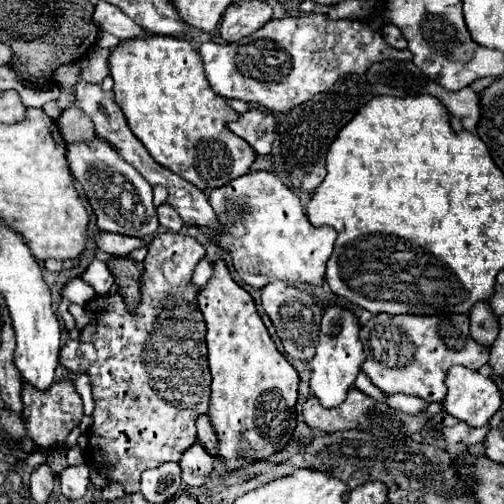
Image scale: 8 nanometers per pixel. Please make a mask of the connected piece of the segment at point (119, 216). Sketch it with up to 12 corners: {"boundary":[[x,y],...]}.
{"boundary":[[105,140],[65,142],[99,230],[159,228],[147,180]]}

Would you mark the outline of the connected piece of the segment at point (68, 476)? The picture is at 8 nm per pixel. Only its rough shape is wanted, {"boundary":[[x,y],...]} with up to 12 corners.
{"boundary":[[87,464],[69,466],[61,474],[61,490],[69,500],[89,488]]}

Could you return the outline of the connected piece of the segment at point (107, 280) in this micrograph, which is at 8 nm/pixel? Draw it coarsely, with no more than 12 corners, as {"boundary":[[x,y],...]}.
{"boundary":[[93,260],[83,278],[97,294],[109,294],[113,274]]}

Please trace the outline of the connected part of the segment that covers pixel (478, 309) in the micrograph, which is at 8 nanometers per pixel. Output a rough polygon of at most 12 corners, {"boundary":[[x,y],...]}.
{"boundary":[[487,302],[469,312],[471,336],[491,348],[499,322]]}

